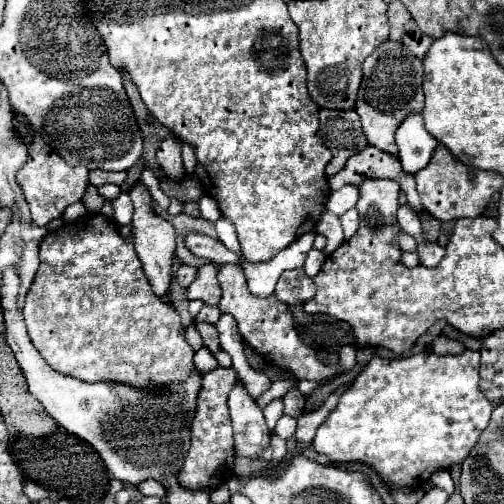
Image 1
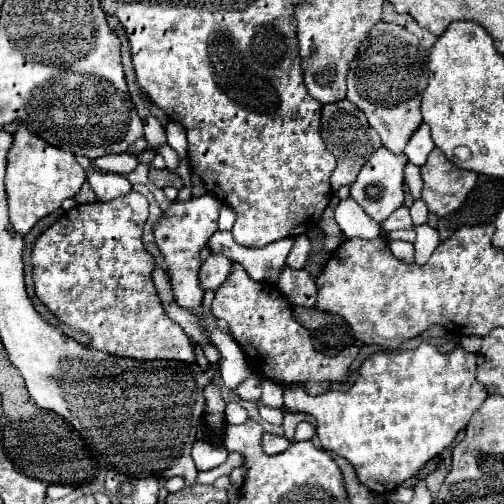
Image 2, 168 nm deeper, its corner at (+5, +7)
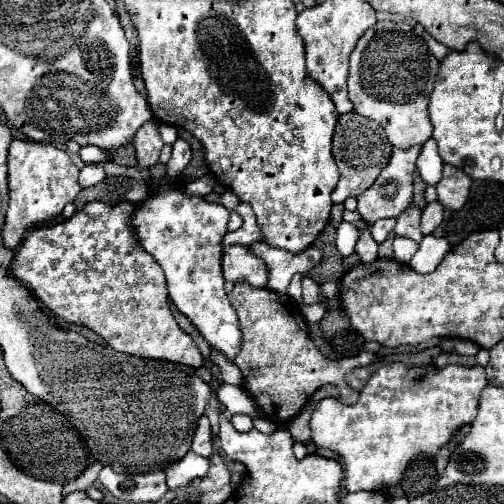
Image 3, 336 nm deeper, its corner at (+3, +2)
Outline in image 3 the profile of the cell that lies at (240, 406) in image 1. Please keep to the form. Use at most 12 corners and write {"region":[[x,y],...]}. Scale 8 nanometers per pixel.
{"region":[[185,188],[131,214],[171,302],[233,360],[221,270],[229,212]]}

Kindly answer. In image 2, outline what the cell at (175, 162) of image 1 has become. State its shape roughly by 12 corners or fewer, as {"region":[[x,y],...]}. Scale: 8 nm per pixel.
{"region":[[147,117],[145,141],[153,149],[165,145],[165,129],[155,117]]}

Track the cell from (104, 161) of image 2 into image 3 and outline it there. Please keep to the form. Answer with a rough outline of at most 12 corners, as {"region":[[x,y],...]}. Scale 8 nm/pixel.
{"region":[[155,118],[135,134],[139,168],[159,160],[163,140]]}

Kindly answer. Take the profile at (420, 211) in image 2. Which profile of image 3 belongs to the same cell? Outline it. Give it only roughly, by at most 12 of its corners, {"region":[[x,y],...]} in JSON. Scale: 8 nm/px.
{"region":[[439,202],[427,204],[421,216],[423,236],[431,234],[443,220]]}

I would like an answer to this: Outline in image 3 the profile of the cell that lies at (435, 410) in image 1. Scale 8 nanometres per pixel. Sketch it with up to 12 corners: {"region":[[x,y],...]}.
{"region":[[381,366],[311,442],[381,492],[473,422],[485,368]]}

